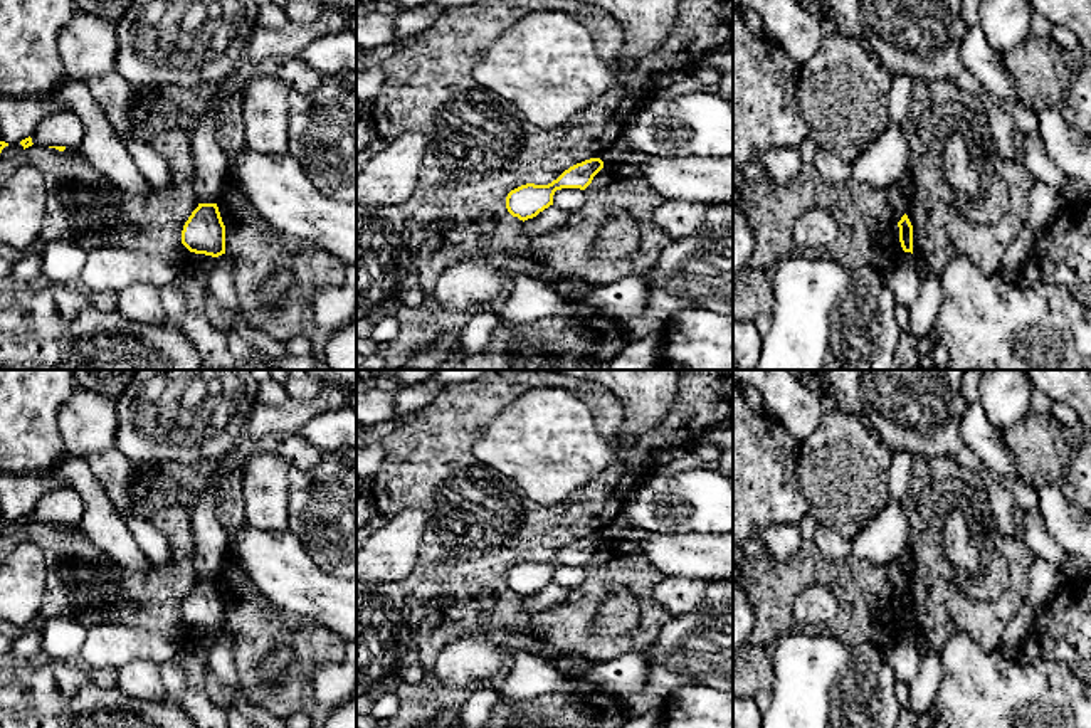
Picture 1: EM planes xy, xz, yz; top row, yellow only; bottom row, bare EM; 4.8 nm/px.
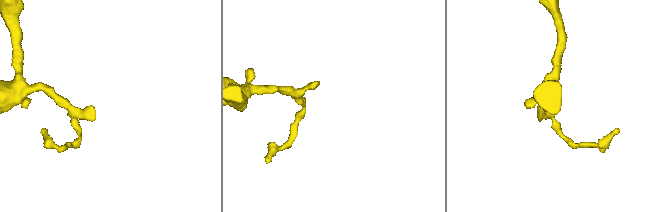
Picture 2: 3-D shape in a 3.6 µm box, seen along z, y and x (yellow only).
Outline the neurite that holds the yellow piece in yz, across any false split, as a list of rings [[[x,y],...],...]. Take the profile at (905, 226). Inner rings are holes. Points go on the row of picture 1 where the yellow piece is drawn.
[[[906,214],[898,222],[898,227],[899,227],[899,242],[903,251],[913,254],[913,225]]]

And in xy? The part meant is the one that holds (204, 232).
[[[198,203],[183,225],[182,244],[195,254],[225,254],[225,225],[217,203]]]

